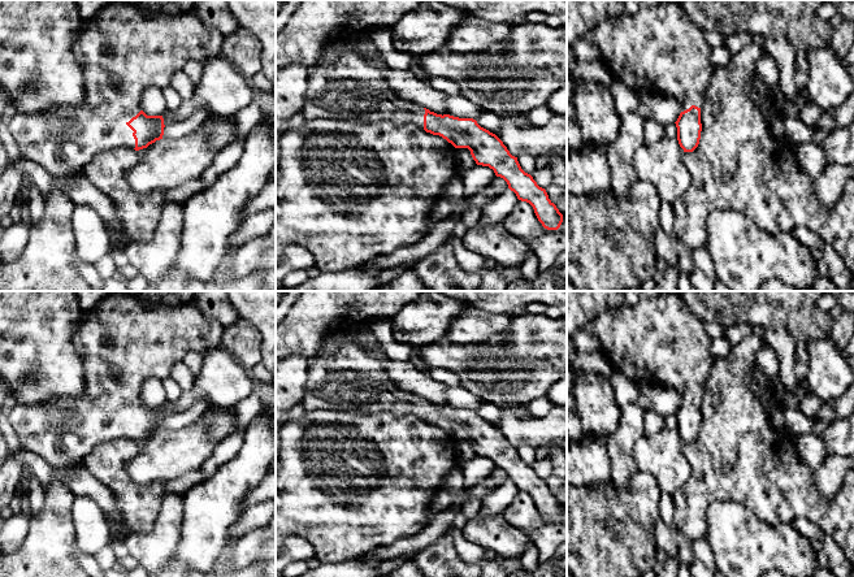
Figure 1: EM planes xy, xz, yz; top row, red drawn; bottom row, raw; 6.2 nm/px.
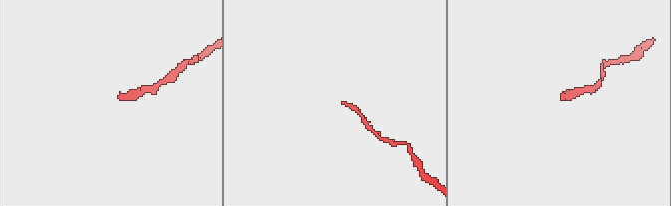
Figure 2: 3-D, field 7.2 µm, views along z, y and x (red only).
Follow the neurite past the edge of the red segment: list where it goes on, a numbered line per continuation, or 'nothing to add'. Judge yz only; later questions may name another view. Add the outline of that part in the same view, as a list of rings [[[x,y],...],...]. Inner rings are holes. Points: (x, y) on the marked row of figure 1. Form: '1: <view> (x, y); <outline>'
1: yz (659, 50); [[[676,0],[641,6],[634,14],[625,12],[608,17],[584,36],[598,47],[611,74],[629,88],[673,96],[681,101],[681,112],[692,105],[702,107],[715,71],[710,61],[711,47],[702,29],[690,21]]]

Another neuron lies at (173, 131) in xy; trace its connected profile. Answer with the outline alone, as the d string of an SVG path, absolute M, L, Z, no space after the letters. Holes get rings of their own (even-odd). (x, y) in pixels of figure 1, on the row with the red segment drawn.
M199 108L188 118L166 125L164 127L162 138L174 142L178 138L182 138L195 129L203 126L211 116L212 112L208 108Z

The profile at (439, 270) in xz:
M448 240L420 260L413 272L428 291L476 291L481 285L477 274L460 268Z

